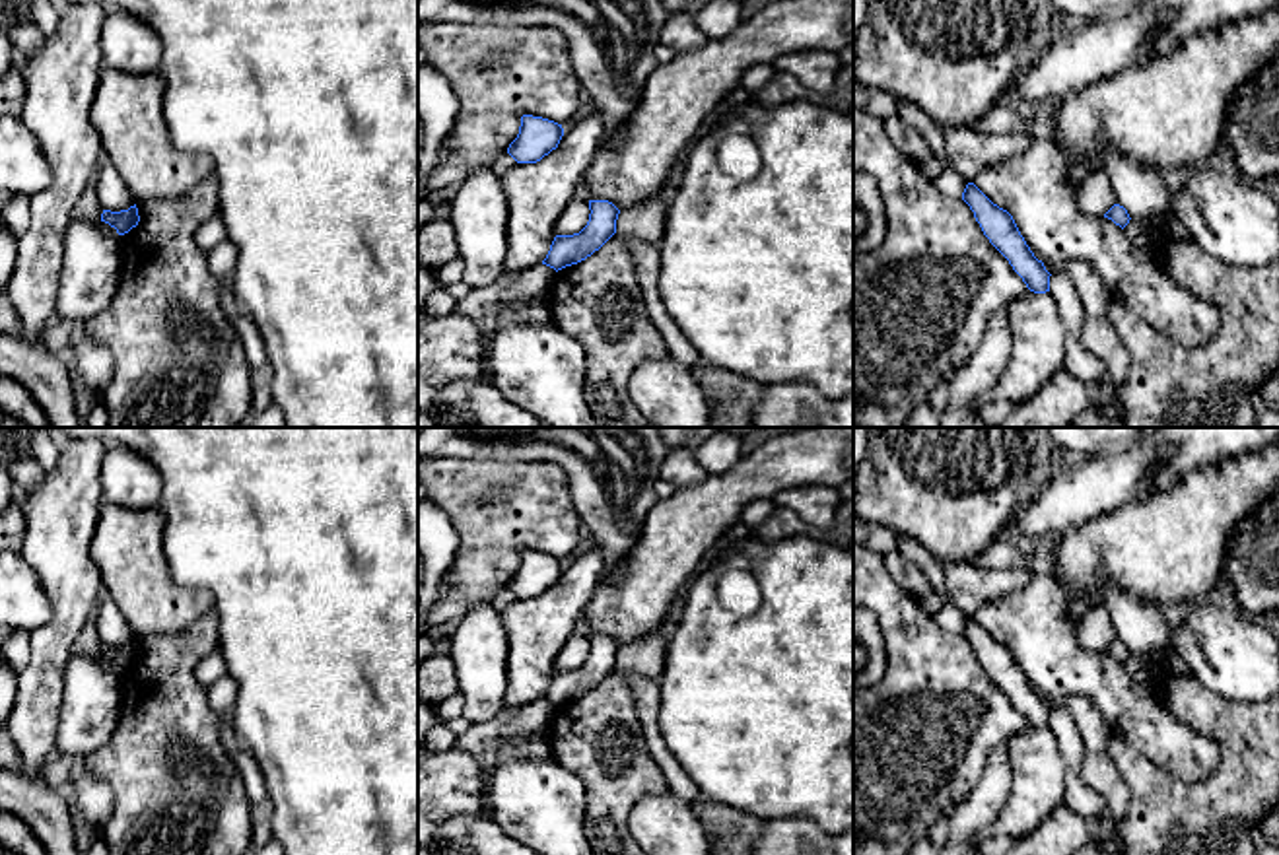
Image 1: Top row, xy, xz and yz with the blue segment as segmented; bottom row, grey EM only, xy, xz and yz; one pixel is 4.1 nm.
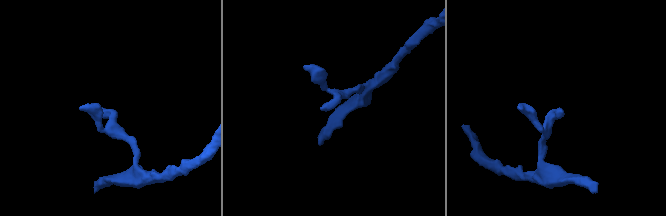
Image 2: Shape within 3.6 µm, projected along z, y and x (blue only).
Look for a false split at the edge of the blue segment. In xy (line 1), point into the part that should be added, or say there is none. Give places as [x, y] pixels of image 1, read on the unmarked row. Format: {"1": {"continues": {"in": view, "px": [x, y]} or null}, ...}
{"1": {"continues": null}}

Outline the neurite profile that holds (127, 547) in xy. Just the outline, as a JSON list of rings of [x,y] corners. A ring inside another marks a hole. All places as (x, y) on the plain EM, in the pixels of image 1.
[[[103,503],[89,554],[136,639],[189,630],[210,606],[202,589],[175,583],[163,552],[159,507],[126,509]]]

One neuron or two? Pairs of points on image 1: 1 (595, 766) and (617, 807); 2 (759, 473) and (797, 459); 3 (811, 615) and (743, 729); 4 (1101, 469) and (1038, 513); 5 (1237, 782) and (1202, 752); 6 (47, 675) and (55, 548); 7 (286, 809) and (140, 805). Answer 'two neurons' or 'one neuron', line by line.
1: one neuron
2: one neuron
3: one neuron
4: one neuron
5: two neurons
6: one neuron
7: two neurons

